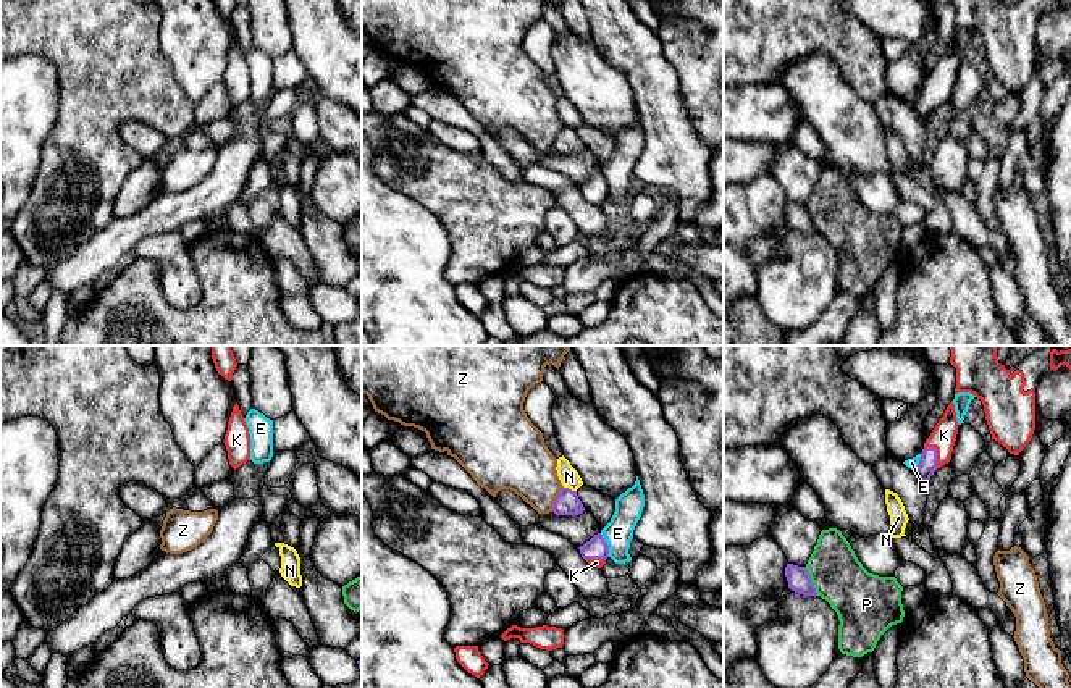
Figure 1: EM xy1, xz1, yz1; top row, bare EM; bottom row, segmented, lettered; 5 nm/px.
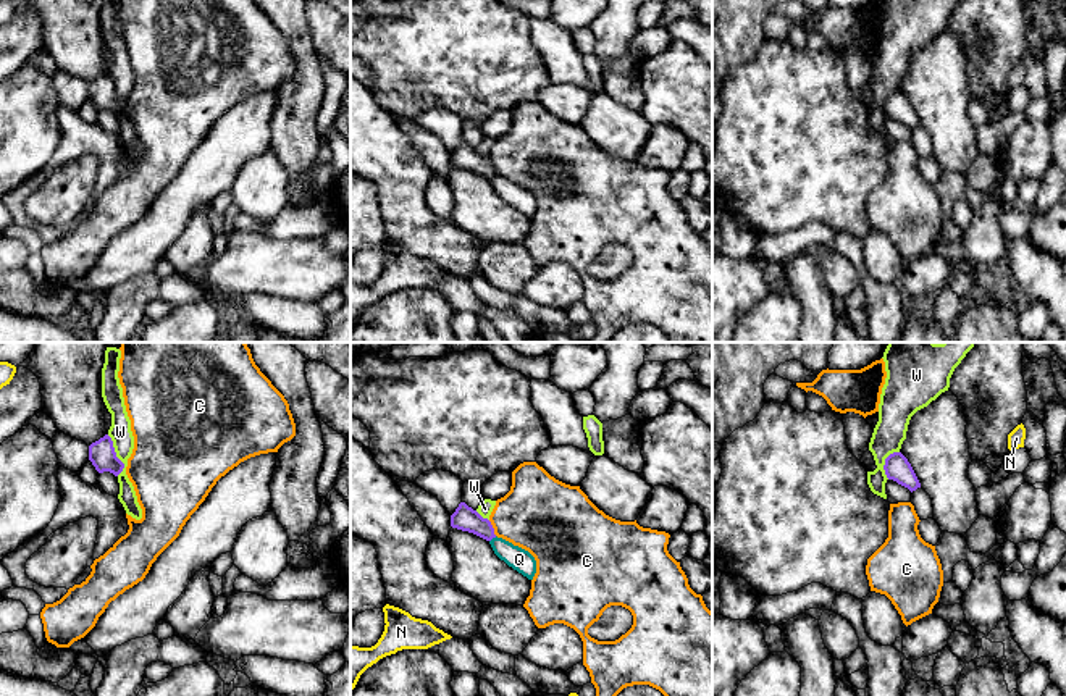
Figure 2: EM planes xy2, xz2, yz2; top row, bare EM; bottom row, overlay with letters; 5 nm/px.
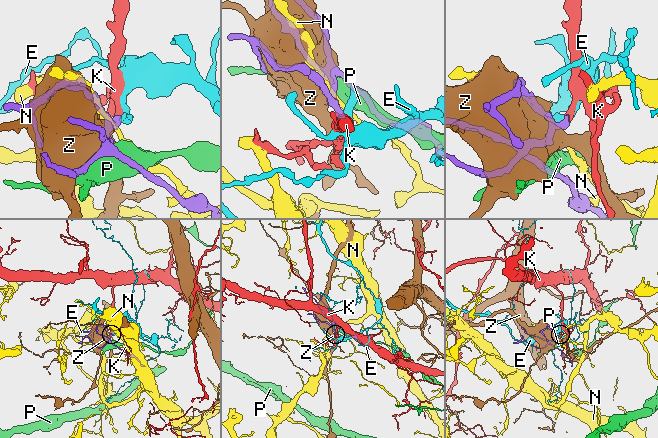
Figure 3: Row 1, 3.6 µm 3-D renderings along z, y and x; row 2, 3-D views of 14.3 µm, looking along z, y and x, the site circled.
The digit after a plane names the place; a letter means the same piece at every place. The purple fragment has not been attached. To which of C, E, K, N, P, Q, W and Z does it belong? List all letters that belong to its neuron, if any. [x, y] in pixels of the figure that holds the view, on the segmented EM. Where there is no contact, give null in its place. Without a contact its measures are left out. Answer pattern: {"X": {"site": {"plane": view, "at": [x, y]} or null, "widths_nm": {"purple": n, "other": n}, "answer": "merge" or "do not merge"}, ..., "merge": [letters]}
{"C": {"site": {"plane": "xz2", "at": [493, 528]}, "widths_nm": {"purple": 120, "other": 380}, "answer": "do not merge"}, "E": {"site": {"plane": "xz1", "at": [606, 545]}, "widths_nm": {"purple": 110, "other": 150}, "answer": "do not merge"}, "K": {"site": {"plane": "yz1", "at": [936, 453]}, "widths_nm": {"purple": 100, "other": 120}, "answer": "merge"}, "N": {"site": {"plane": "xz1", "at": [571, 490]}, "widths_nm": {"purple": 120, "other": 100}, "answer": "do not merge"}, "P": {"site": {"plane": "yz1", "at": [811, 582]}, "widths_nm": {"purple": 110, "other": 260}, "answer": "do not merge"}, "Q": {"site": {"plane": "xz2", "at": [493, 536]}, "widths_nm": {"purple": 120, "other": 110}, "answer": "do not merge"}, "W": {"site": {"plane": "xy2", "at": [115, 456]}, "widths_nm": {"purple": 130, "other": 110}, "answer": "do not merge"}, "Z": {"site": {"plane": "xz1", "at": [556, 499]}, "widths_nm": {"purple": 120, "other": 300}, "answer": "do not merge"}, "merge": ["K"]}

